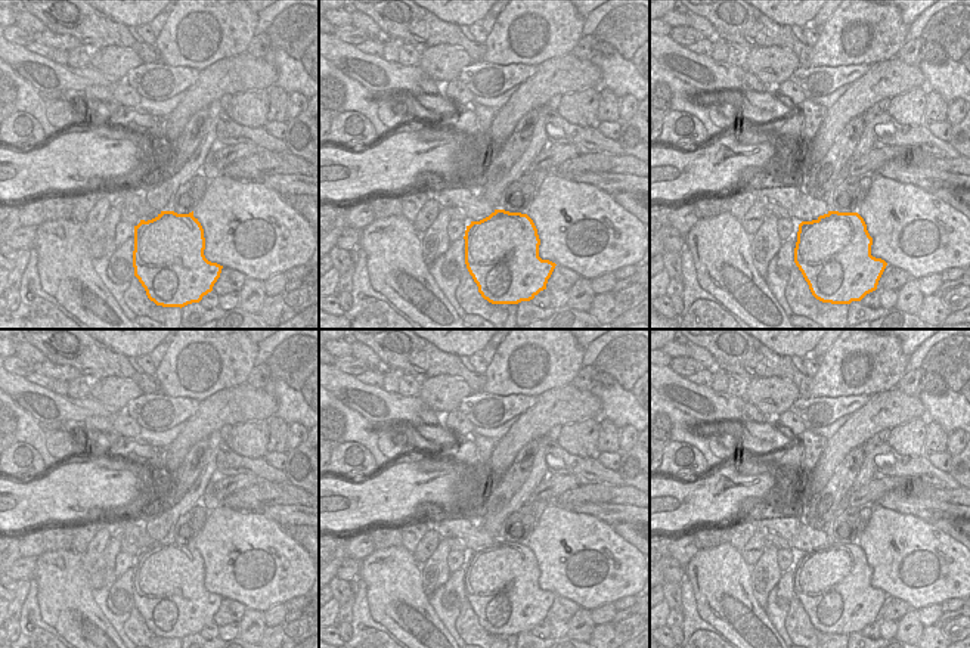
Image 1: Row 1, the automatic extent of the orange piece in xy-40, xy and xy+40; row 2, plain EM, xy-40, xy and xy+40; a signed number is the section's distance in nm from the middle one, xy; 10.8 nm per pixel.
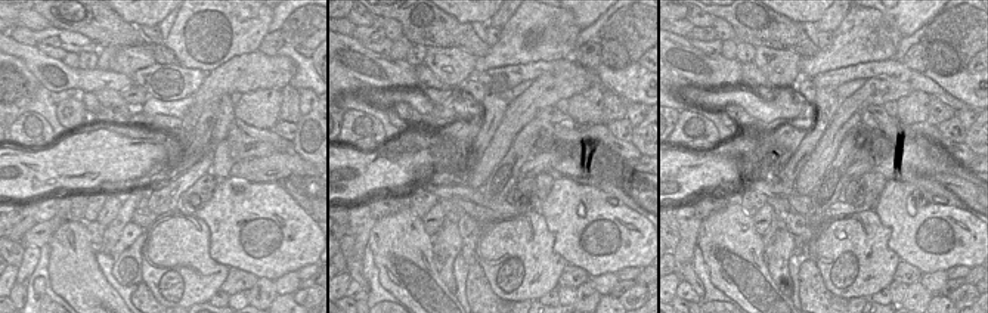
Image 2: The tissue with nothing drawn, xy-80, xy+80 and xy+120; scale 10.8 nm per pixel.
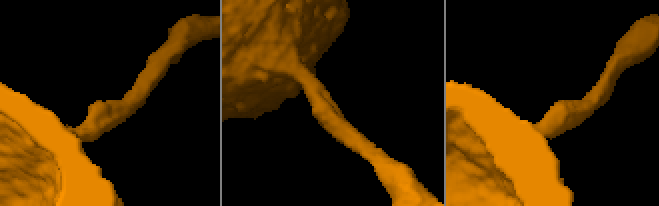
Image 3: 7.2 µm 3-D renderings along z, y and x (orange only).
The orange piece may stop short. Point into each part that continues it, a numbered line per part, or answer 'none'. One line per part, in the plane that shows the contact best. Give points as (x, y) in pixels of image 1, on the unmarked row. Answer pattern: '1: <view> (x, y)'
none

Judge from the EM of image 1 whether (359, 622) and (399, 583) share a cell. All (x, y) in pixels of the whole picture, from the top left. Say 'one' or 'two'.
two

